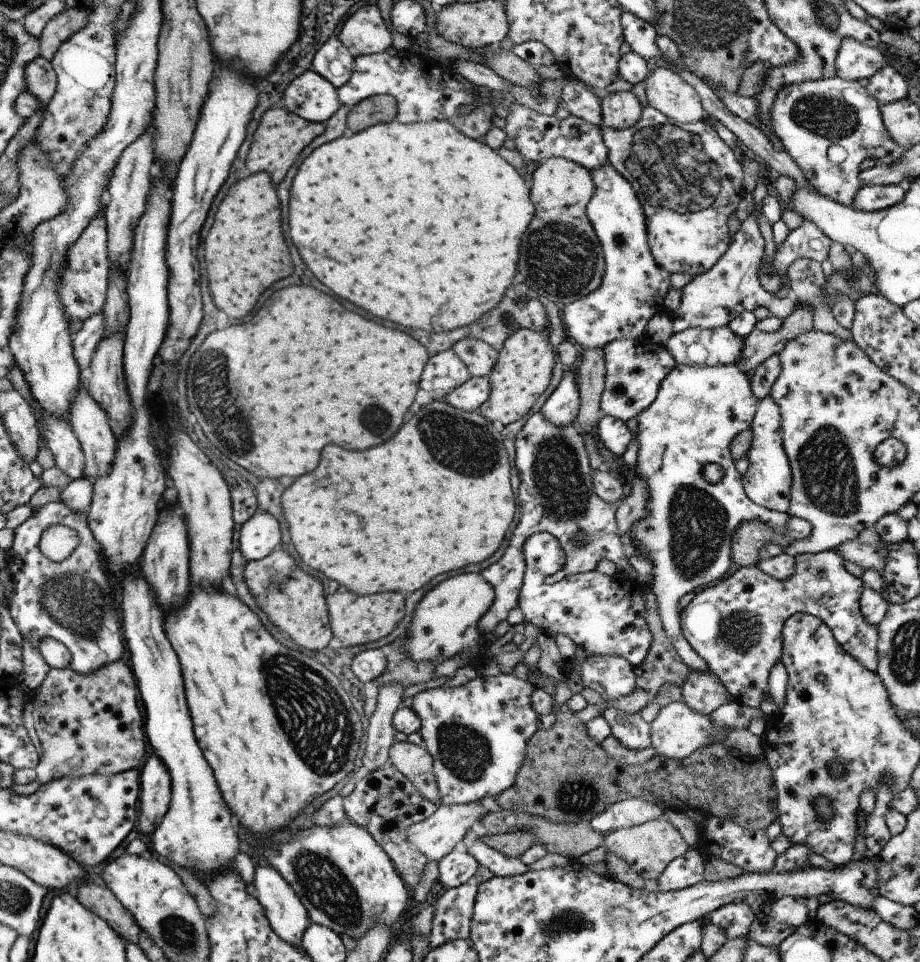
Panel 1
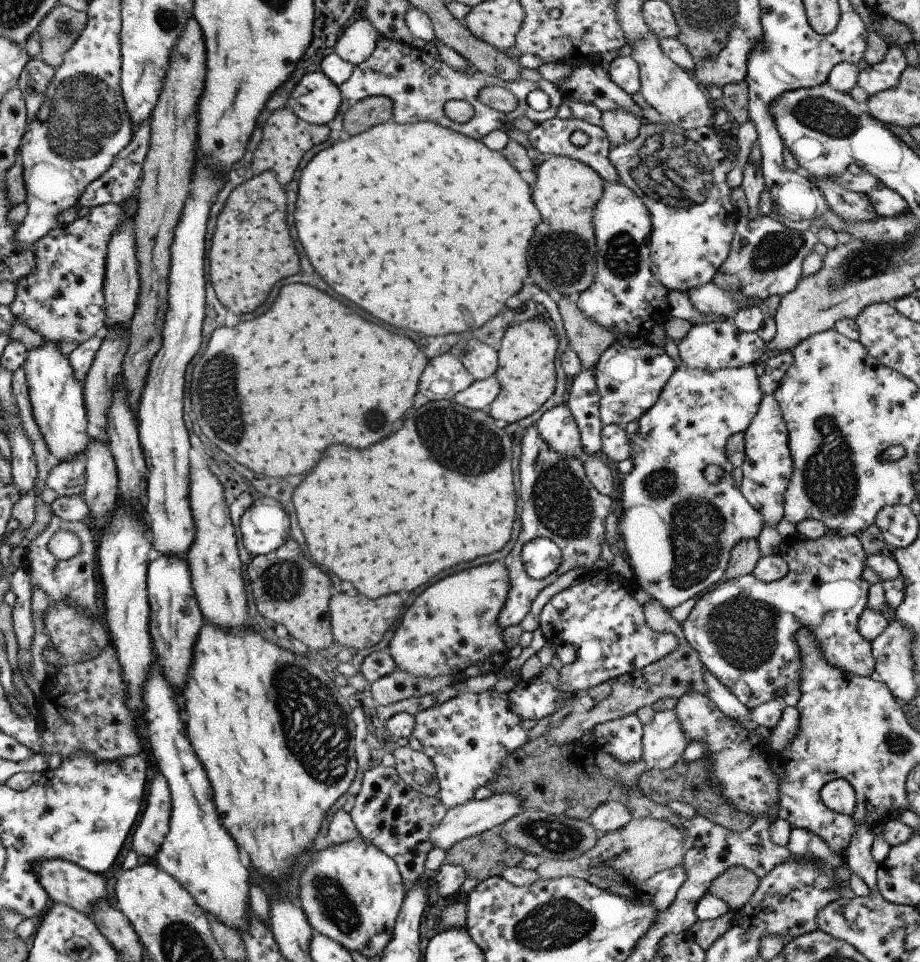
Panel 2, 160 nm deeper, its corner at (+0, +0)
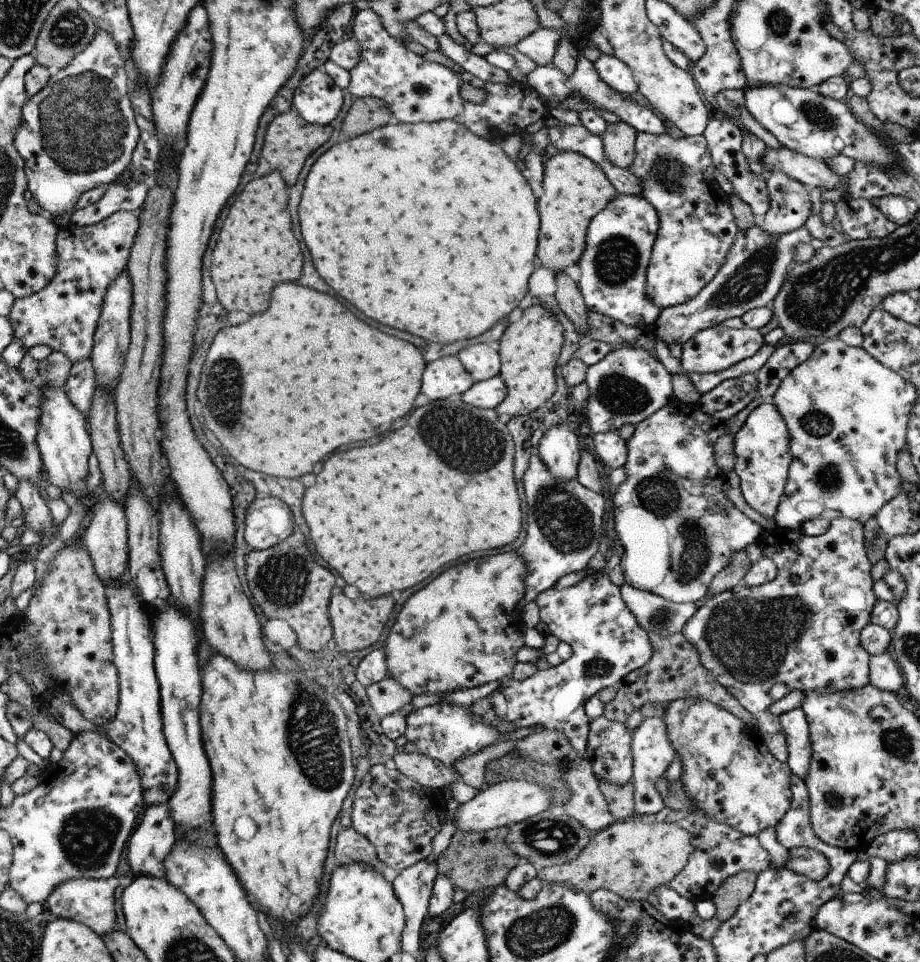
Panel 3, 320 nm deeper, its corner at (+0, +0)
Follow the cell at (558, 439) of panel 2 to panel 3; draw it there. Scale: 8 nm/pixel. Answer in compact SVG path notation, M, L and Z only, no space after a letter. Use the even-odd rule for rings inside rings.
M566 423L548 429L541 436L538 456L558 480L577 478L581 454L580 440Z

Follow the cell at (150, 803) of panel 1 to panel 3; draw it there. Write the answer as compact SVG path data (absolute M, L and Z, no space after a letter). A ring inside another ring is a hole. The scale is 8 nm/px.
M162 803L146 808L144 816L141 816L140 824L137 825L136 830L132 833L131 839L128 841L130 873L134 877L166 878L167 858L171 855L176 841L175 822L170 816L170 806L167 803Z

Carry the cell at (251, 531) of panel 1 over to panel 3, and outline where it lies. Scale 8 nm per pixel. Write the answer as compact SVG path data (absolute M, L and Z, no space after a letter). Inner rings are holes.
M258 495L246 511L245 540L256 550L267 549L293 533L296 525L290 508L281 499L274 496Z

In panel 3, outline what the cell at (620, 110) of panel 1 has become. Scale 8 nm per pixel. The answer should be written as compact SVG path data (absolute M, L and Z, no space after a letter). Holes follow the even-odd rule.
M620 122L606 127L601 136L605 157L618 168L628 169L636 156L637 130L628 123Z

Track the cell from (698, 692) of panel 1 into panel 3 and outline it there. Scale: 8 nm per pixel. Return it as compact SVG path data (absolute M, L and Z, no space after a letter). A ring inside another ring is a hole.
M688 697L685 699L676 699L672 702L665 704L665 713L661 716L662 720L666 723L668 738L671 740L671 744L674 750L680 756L682 760L683 772L680 777L684 782L684 792L688 794L688 798L698 806L707 817L716 820L722 824L728 824L732 828L736 828L738 832L742 832L745 835L758 835L765 828L774 828L776 824L780 822L780 819L788 812L791 805L792 793L790 792L790 776L793 772L790 770L788 763L781 763L776 760L775 756L767 749L762 739L760 739L758 728L754 725L744 724L743 720L736 718L731 712L728 712L725 708L715 705L706 699Z

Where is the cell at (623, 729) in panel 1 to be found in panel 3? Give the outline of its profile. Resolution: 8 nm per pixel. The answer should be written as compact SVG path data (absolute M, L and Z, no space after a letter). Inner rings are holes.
M604 715L589 719L589 735L584 759L588 759L598 780L622 786L631 782L633 758L632 733L624 723L611 721Z

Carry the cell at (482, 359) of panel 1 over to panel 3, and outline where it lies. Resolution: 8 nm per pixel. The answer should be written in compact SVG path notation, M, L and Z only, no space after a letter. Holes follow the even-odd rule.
M486 343L463 348L457 356L467 367L475 382L485 381L501 372L501 356L498 349Z

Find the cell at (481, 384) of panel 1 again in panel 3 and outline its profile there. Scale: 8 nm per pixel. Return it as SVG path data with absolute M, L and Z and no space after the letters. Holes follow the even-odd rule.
M500 374L478 381L459 396L465 403L484 409L496 408L507 398L507 383Z

